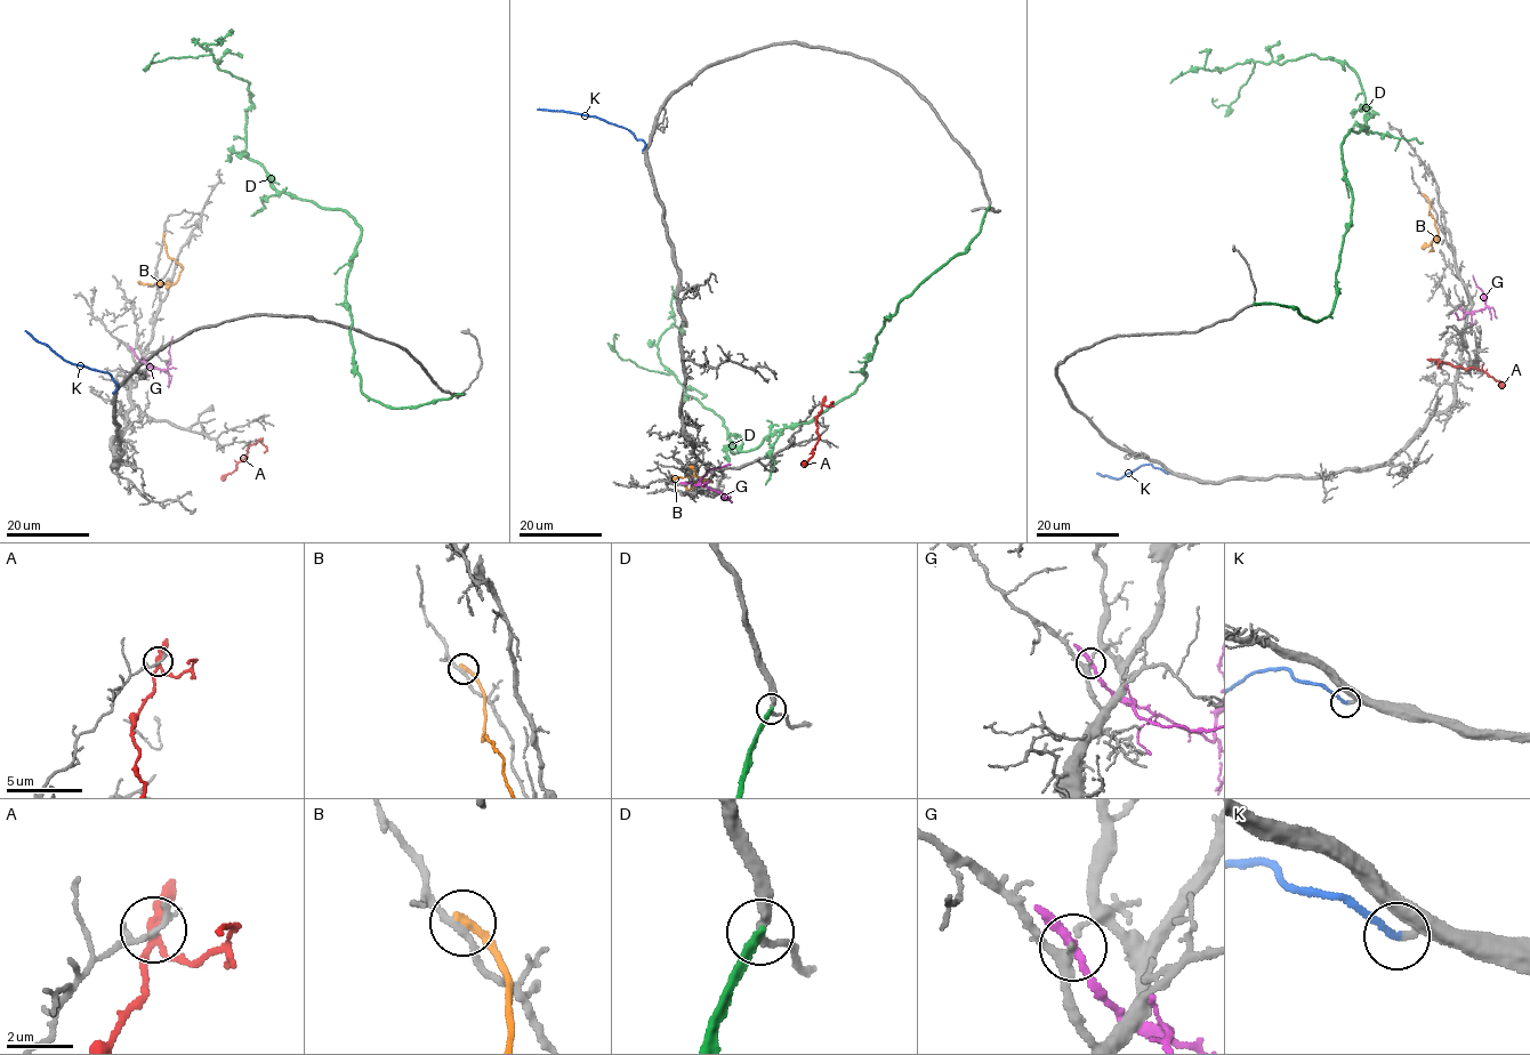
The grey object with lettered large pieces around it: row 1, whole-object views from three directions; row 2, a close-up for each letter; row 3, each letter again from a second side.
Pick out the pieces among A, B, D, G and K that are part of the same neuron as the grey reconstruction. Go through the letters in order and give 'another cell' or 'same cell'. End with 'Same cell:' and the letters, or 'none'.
A: another cell
B: another cell
D: same cell
G: another cell
K: same cell
Same cell: D, K

